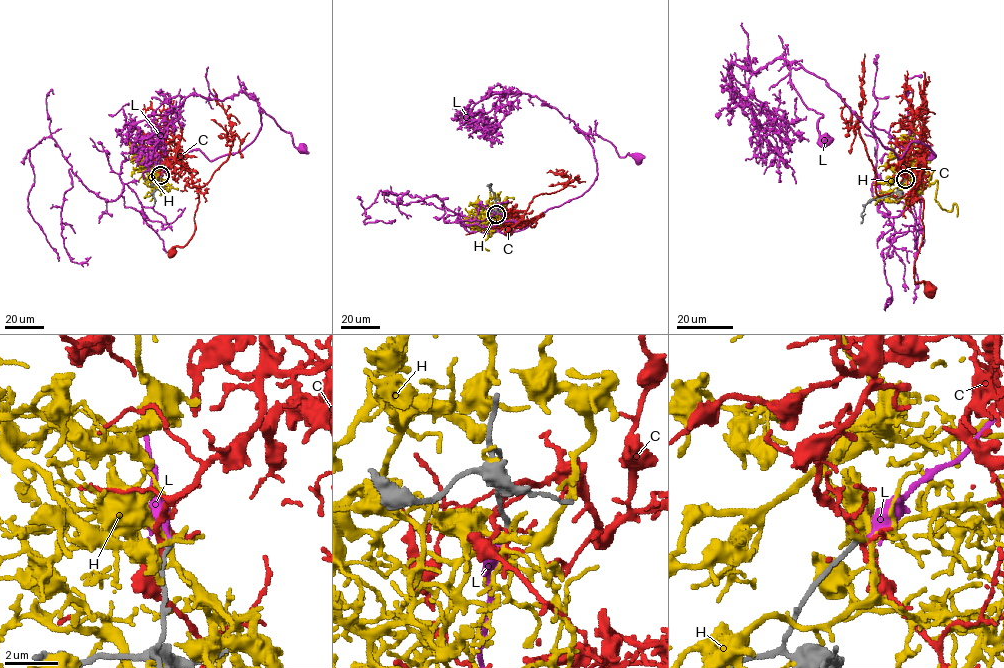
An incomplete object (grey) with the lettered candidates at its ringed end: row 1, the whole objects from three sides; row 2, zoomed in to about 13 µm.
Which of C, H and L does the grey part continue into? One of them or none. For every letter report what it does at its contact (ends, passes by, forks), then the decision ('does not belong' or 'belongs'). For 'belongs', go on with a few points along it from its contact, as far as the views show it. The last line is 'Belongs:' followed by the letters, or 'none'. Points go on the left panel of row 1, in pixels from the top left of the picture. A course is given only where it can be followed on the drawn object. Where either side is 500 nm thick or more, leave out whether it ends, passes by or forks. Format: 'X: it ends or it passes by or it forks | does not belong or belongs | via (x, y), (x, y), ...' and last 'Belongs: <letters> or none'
C: it forks | does not belong
H: it forks | does not belong
L: it passes by | belongs | via (160, 176), (159, 164), (178, 155), (199, 149), (212, 160), (249, 144), (261, 113), (245, 94), (303, 149)
Belongs: L

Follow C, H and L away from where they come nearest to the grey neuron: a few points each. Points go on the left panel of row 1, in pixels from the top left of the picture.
C: (160, 176), (166, 158), (176, 158), (200, 188), (193, 235), (171, 252)
H: (160, 176), (152, 169), (158, 178), (154, 177), (152, 193), (144, 197), (150, 192), (150, 201)
L: (160, 176), (159, 164), (178, 155), (199, 149), (212, 160), (249, 144), (261, 113), (245, 94), (303, 149)

